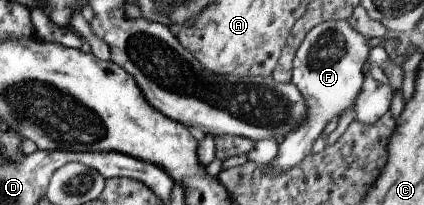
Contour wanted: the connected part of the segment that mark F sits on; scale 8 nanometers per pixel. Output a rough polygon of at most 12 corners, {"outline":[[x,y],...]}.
{"outline":[[347,19],[320,23],[295,54],[305,121],[266,164],[283,173],[353,107],[369,37]]}

